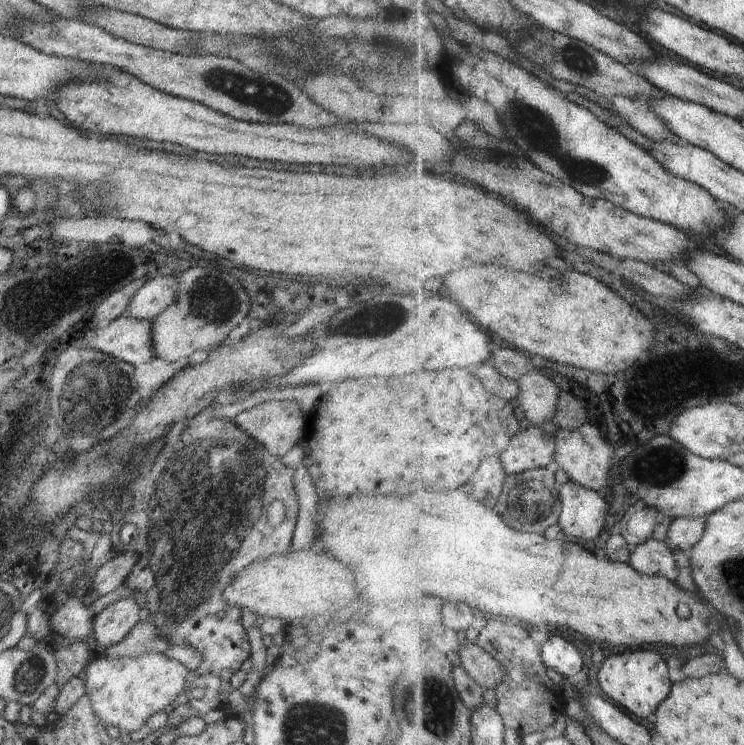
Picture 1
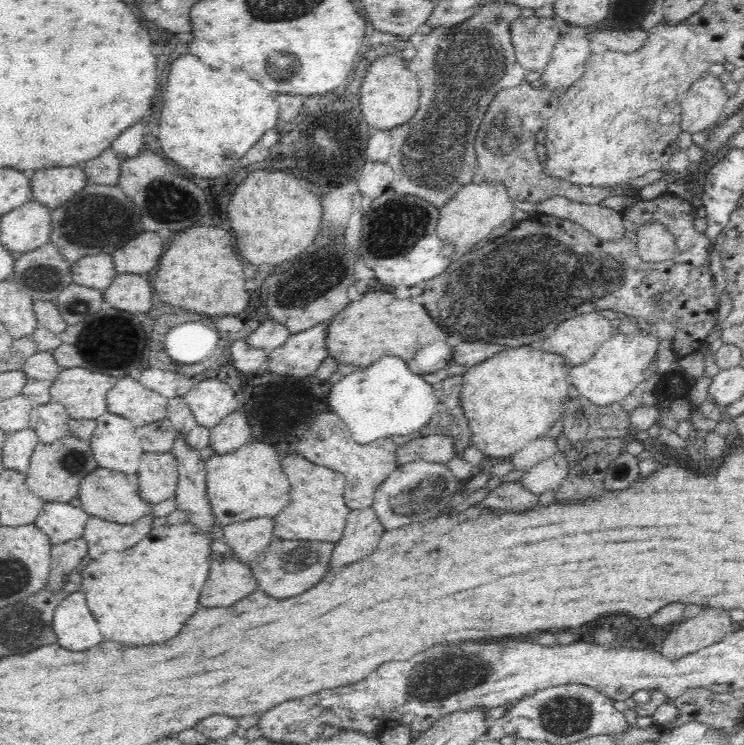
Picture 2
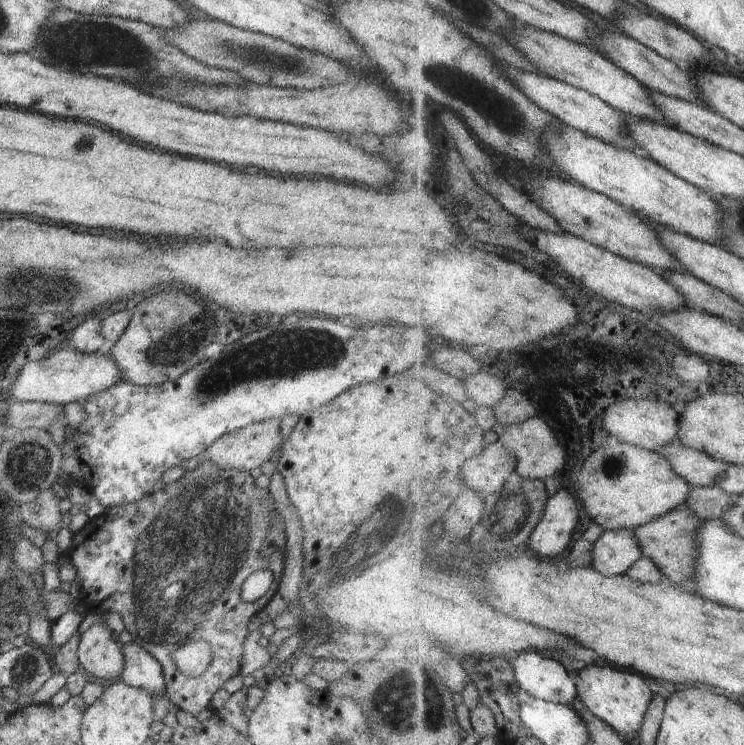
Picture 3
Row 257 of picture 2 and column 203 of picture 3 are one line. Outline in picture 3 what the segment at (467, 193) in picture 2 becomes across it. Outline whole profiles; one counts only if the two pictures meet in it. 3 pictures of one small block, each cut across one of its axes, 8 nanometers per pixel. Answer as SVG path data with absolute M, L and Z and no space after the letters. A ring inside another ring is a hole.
M270 418L260 422L254 422L236 430L220 436L198 457L199 460L208 460L216 464L218 468L232 468L232 470L242 470L249 472L252 468L258 468L270 460L282 445L282 432L280 419Z

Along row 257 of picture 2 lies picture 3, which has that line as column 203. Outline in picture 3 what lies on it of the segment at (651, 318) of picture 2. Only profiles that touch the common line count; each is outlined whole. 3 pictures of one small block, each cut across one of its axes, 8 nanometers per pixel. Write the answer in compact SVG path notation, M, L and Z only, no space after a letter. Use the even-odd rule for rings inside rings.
M200 460L200 463L194 470L186 470L184 476L180 476L180 480L172 482L172 484L165 484L162 490L157 490L152 492L152 494L144 494L142 500L138 502L132 502L132 504L124 504L124 506L108 507L105 511L98 515L97 517L92 517L90 520L72 536L72 546L66 555L70 558L72 566L76 568L78 572L78 580L81 585L81 596L79 598L82 606L86 608L88 614L92 613L94 615L102 615L104 612L116 612L116 614L121 614L123 617L123 622L126 630L131 634L133 642L136 642L140 648L143 648L146 652L149 652L162 667L162 672L164 673L164 680L166 683L166 696L173 706L179 708L179 710L184 710L184 712L190 712L190 714L196 714L204 709L210 708L210 700L212 696L224 686L226 680L239 674L239 670L242 664L242 658L244 658L243 644L245 643L246 637L248 636L248 620L260 613L272 600L272 597L277 593L278 587L280 585L280 580L283 574L283 564L284 564L284 550L285 544L285 527L280 524L278 526L278 538L282 540L282 544L276 544L276 551L270 554L268 558L262 558L260 556L260 546L268 536L268 520L270 516L278 516L279 510L275 507L274 496L270 494L269 490L260 488L254 482L254 478L250 476L249 472L242 470L232 470L232 468L218 468L216 464L208 462L208 460ZM260 570L269 570L272 573L272 584L268 589L268 592L256 600L256 602L244 602L240 598L240 588L244 584L244 580L258 572ZM199 640L204 640L210 644L210 650L212 650L213 662L208 664L208 668L204 670L204 674L200 677L190 678L186 676L182 670L176 668L174 660L170 658L170 654L174 650L178 650L181 646L186 646L188 642L196 642Z

